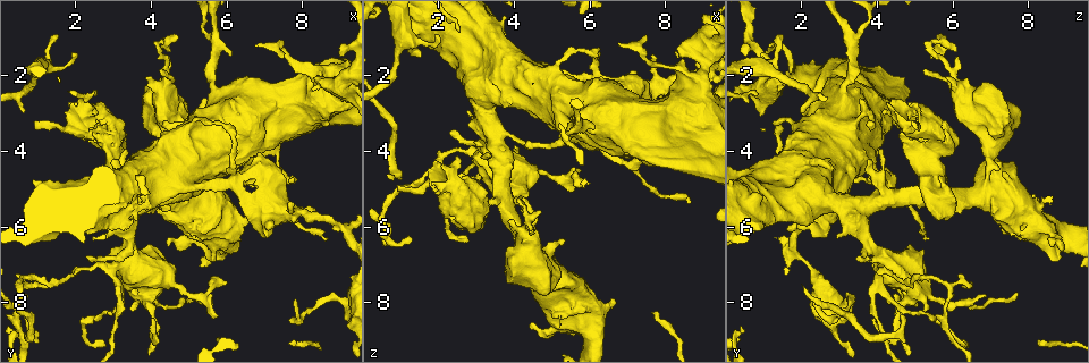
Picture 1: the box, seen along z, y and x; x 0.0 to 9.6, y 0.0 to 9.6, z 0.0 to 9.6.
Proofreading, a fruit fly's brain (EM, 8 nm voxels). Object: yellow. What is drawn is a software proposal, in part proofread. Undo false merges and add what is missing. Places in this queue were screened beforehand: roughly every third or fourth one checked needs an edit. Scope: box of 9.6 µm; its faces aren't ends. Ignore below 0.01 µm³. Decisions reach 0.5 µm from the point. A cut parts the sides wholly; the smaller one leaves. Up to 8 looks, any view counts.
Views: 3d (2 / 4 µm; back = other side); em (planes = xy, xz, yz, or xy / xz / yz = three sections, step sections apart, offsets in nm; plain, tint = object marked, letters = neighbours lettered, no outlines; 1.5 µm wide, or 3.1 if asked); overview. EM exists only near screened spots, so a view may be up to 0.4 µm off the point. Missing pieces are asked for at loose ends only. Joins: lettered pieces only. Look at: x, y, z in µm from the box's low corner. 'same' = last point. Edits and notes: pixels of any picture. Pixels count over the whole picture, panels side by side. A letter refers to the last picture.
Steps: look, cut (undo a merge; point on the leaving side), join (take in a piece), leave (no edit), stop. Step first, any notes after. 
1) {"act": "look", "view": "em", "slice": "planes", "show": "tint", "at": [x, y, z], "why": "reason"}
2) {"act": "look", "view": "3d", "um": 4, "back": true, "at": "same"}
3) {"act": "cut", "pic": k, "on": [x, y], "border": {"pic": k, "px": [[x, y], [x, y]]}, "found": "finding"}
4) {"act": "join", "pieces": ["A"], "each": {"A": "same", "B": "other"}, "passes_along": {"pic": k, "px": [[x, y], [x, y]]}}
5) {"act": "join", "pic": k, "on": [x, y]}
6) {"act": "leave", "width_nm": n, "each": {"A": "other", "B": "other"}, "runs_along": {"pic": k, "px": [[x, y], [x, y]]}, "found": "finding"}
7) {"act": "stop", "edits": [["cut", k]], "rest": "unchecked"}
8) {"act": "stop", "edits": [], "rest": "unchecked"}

{"act": "look", "view": "em", "slice": "planes", "show": "letters", "at": [5.65, 8.45, 4.60]}

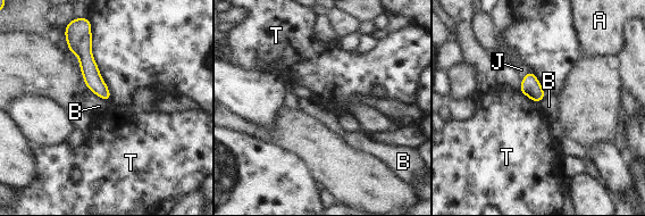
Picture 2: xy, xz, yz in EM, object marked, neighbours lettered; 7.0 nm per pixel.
{"act": "leave", "width_nm": 110, "each": {"A": "other", "B": "other", "J": "other", "T": "other"}, "runs_along": {"pic": 2, "px": [[72, 48], [107, 97]]}, "found": "no lettered piece goes on from it"}

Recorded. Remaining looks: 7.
{"act": "look", "view": "3d", "um": 4, "at": [8.30, 8.15, 3.20], "why": "sharp bend"}

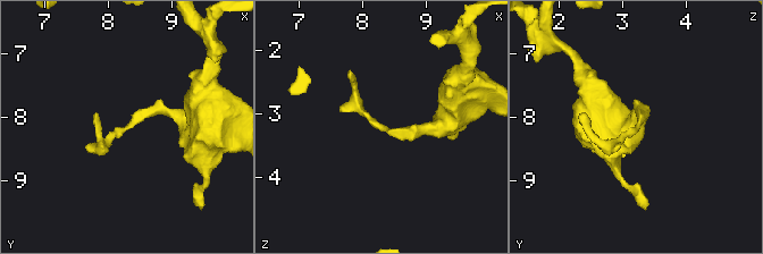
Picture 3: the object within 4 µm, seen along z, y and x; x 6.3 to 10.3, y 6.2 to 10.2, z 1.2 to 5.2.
{"act": "look", "view": "em", "slice": "planes", "show": "letters", "at": [8.35, 8.15, 3.25], "arm_widths_nm": [160, 170]}

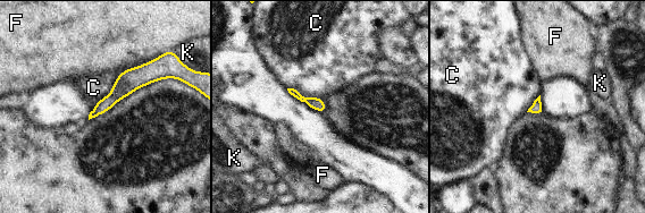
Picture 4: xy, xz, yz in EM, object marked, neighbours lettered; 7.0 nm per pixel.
{"act": "leave", "each": {"C": "other", "F": "other", "K": "other"}, "runs_along": {"pic": 4, "px": [[160, 74], [132, 78], [92, 114]]}, "found": "one neuron here"}

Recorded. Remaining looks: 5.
{"act": "look", "view": "em", "slice": "planes", "show": "tint", "at": [1.50, 0.90, 1.50], "why": "free end"}

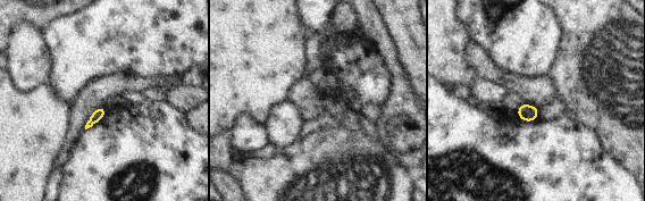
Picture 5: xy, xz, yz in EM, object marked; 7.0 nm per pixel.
{"act": "look", "view": "em", "slice": "planes", "show": "letters", "at": "same"}

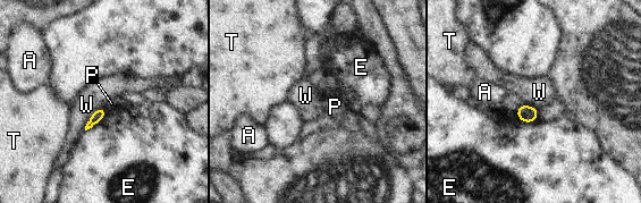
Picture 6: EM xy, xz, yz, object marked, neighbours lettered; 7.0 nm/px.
{"act": "leave", "each": {"A": "other", "E": "other", "P": "other", "T": "other", "W": "other"}, "border": {"pic": 6, "px": [[102, 106], [90, 117], [84, 129]]}, "found": "no lettered piece goes on from it"}

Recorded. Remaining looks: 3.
{"act": "stop", "edits": [], "rest": "unchecked"}

